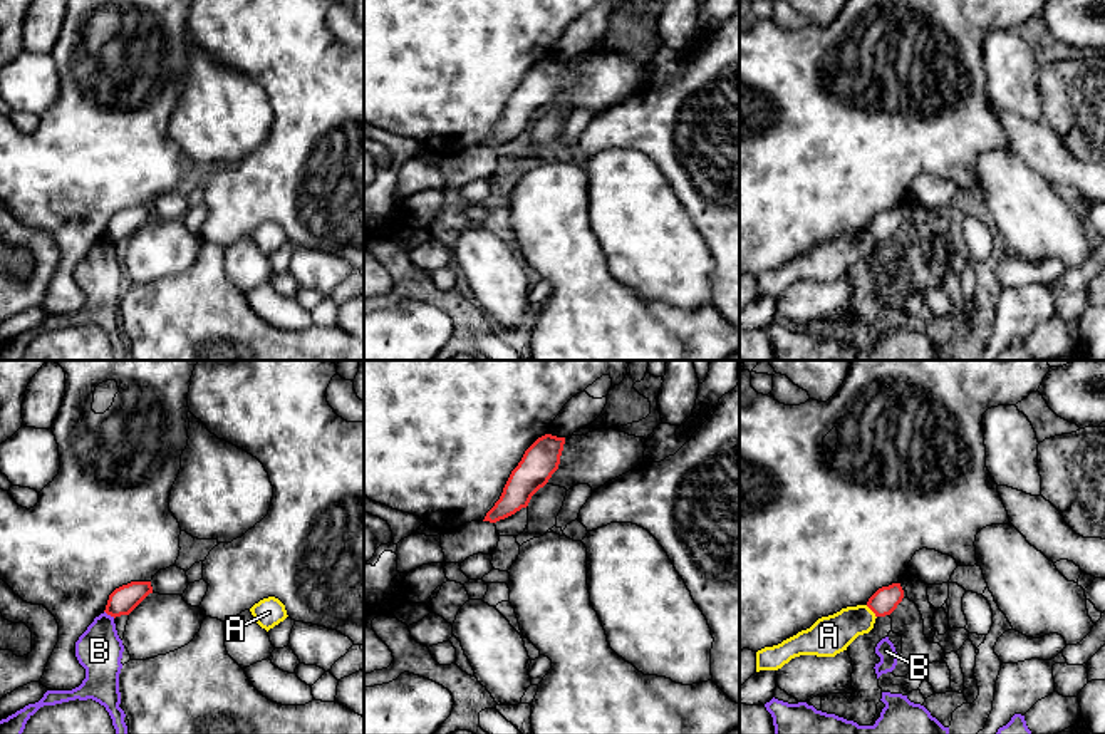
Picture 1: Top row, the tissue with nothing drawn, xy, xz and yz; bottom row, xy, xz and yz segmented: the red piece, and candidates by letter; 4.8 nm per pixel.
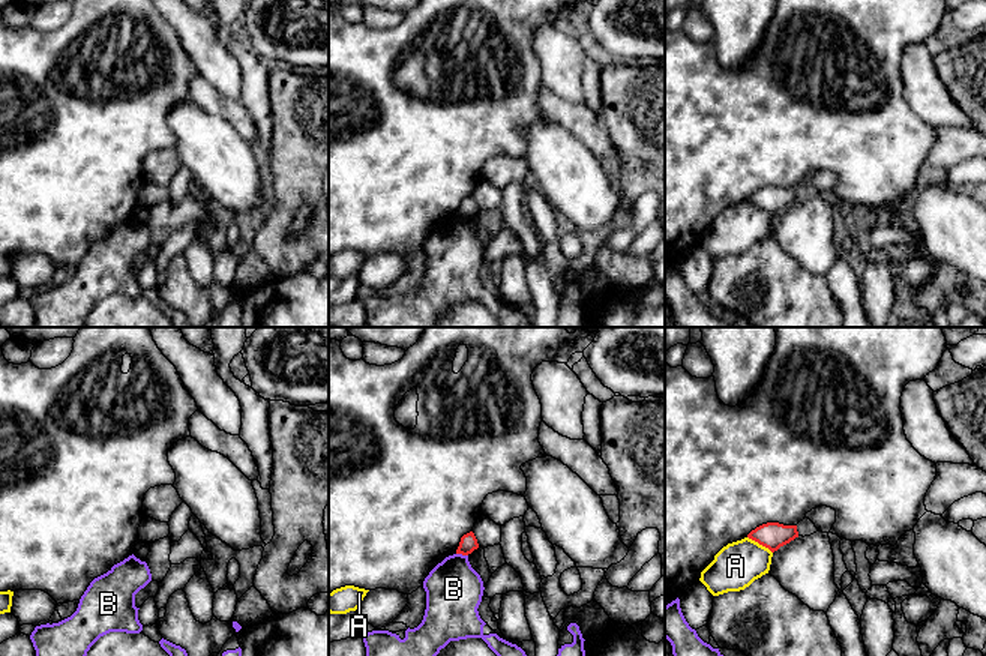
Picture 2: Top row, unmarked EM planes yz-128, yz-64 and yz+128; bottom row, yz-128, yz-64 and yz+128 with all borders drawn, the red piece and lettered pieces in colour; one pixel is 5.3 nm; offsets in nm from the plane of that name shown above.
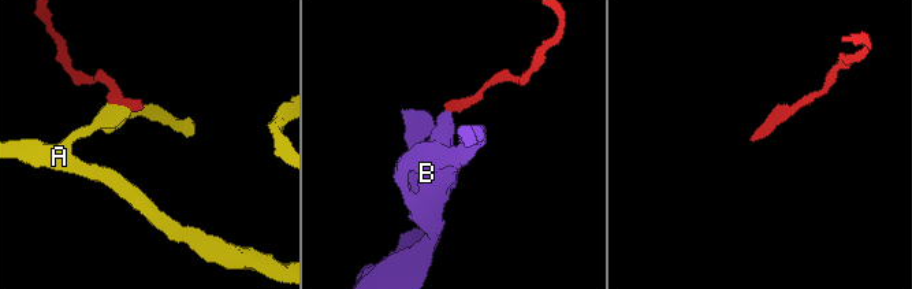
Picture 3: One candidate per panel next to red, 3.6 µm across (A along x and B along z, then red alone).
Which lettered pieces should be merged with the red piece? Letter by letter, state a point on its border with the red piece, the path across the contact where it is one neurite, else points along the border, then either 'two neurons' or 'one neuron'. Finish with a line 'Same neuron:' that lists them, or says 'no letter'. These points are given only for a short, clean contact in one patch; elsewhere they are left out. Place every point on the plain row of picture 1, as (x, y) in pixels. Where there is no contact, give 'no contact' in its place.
A: yz (872, 235) | along yz (866, 230), (876, 242) | two neurons
B: xy (109, 238) | along xy (104, 235), (114, 242) | two neurons
Same neuron: no letter

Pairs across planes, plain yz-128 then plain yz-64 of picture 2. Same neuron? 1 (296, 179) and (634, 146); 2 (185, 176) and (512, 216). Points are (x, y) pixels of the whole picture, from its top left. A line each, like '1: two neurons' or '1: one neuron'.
1: one neuron
2: one neuron

